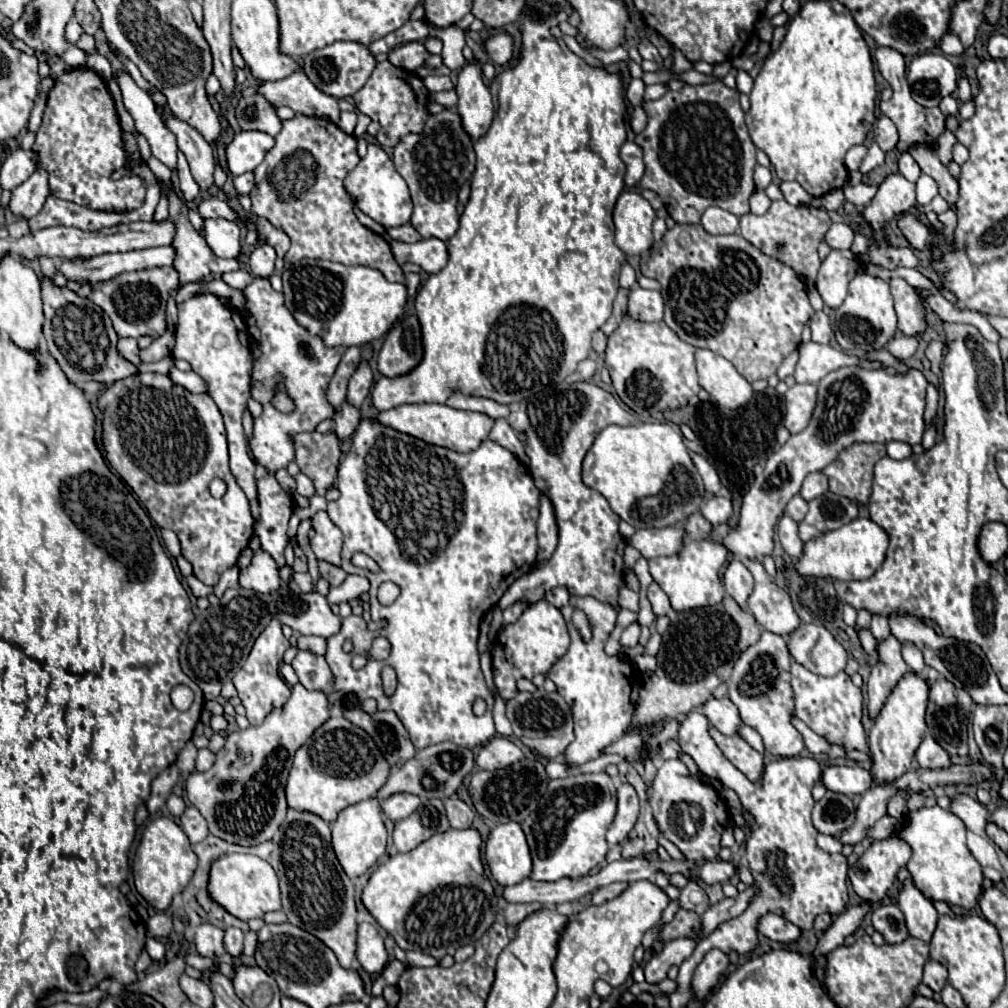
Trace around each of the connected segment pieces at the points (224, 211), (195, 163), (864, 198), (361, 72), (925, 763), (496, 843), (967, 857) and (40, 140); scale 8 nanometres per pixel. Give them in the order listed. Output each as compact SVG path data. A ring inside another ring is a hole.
M209 197L199 203L199 215L205 219L229 219L229 221L239 221L239 213L233 211L225 199L219 197Z
M159 91L151 93L153 101L165 107L165 117L167 117L167 127L175 133L177 137L177 145L179 149L185 153L189 167L191 167L191 175L195 179L195 183L201 187L201 191L207 191L213 185L213 171L215 171L215 157L213 157L213 147L201 139L201 133L193 131L193 127L189 127L187 123L181 123L167 107L165 97Z
M859 183L855 187L847 185L847 187L843 187L843 193L845 193L845 199L849 203L853 203L855 207L865 207L873 199L873 195L877 193L877 187L867 185L867 183Z
M337 41L333 45L315 49L309 55L305 55L303 71L319 91L323 91L335 99L343 99L343 97L353 97L365 85L365 81L369 79L369 75L375 69L375 65L377 65L377 61L367 51L365 45L353 43L353 41Z
M925 735L923 743L919 745L919 749L915 753L915 759L917 759L919 767L929 767L929 769L941 769L941 767L951 765L949 753L931 735Z
M519 823L497 825L487 839L485 851L491 875L499 885L517 885L531 875L531 851Z
M937 805L905 813L905 823L899 829L899 837L913 849L907 869L915 881L915 887L931 901L945 901L951 907L971 911L983 891L983 873L979 861L967 849L965 833L967 829L963 821L949 809L941 809Z
M85 65L69 69L55 79L55 85L47 95L47 107L43 113L43 123L37 131L33 153L37 155L37 167L49 173L51 193L59 199L67 199L77 205L91 207L95 211L117 211L117 213L133 211L141 207L145 201L147 189L139 175L127 175L119 181L111 179L111 171L135 165L135 161L131 161L129 153L123 147L123 129L119 125L119 115L113 97L107 89L107 81Z

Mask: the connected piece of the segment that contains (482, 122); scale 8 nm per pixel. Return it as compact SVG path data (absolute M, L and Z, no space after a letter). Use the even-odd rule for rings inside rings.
M469 63L459 71L455 91L459 95L455 111L461 117L461 125L467 135L477 141L487 133L493 119L491 93L483 83L481 69L477 63Z

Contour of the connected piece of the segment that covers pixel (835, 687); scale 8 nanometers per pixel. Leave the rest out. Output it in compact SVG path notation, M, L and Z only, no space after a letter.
M791 663L791 687L795 691L795 713L801 721L805 721L815 733L823 735L833 745L845 745L847 751L859 749L869 751L867 737L861 725L863 711L863 693L853 685L851 677L841 671L835 677L823 677L807 671L799 663Z

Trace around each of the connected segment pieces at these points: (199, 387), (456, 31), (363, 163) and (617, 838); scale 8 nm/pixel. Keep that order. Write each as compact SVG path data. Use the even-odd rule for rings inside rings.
M175 365L169 369L169 377L173 383L185 387L187 391L205 391L205 383L201 383L201 377L193 371L179 371Z
M429 25L429 35L437 37L443 41L443 51L441 53L445 57L445 65L449 69L461 69L465 65L465 57L463 57L463 47L465 47L465 31L459 27L445 27L445 29L435 29L433 25Z
M377 143L367 145L367 155L357 163L353 171L345 177L345 191L351 197L353 205L359 207L365 215L373 217L383 227L399 227L409 223L413 213L413 203L409 199L409 189L405 179L397 173L391 157Z
M619 783L617 799L619 799L617 801L617 815L615 815L613 825L607 831L607 841L611 845L621 843L629 835L629 831L633 829L637 815L639 815L639 799L637 799L633 785Z

